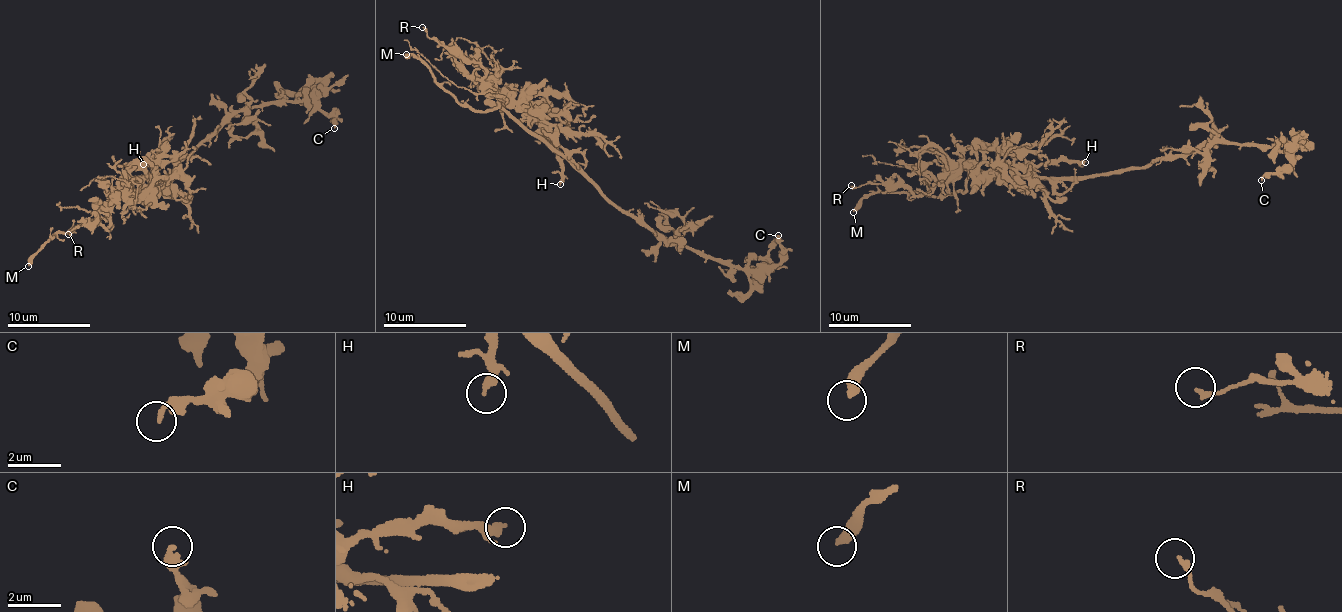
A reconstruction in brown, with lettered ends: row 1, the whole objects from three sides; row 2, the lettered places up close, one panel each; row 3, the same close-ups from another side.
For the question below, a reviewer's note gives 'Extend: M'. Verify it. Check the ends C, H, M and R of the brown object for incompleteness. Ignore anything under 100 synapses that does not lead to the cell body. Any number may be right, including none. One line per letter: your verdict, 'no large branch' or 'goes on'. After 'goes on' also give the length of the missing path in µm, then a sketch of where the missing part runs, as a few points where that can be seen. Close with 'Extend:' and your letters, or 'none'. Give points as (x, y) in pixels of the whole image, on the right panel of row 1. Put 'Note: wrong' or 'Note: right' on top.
Note: right
C: no large branch
H: no large branch
M: goes on; about 40 µm are missing; missing branch runs (853, 212), (847, 210), (839, 194), (877, 226), (904, 258), (912, 257), (917, 265), (924, 262), (921, 253)
R: no large branch
Extend: M

